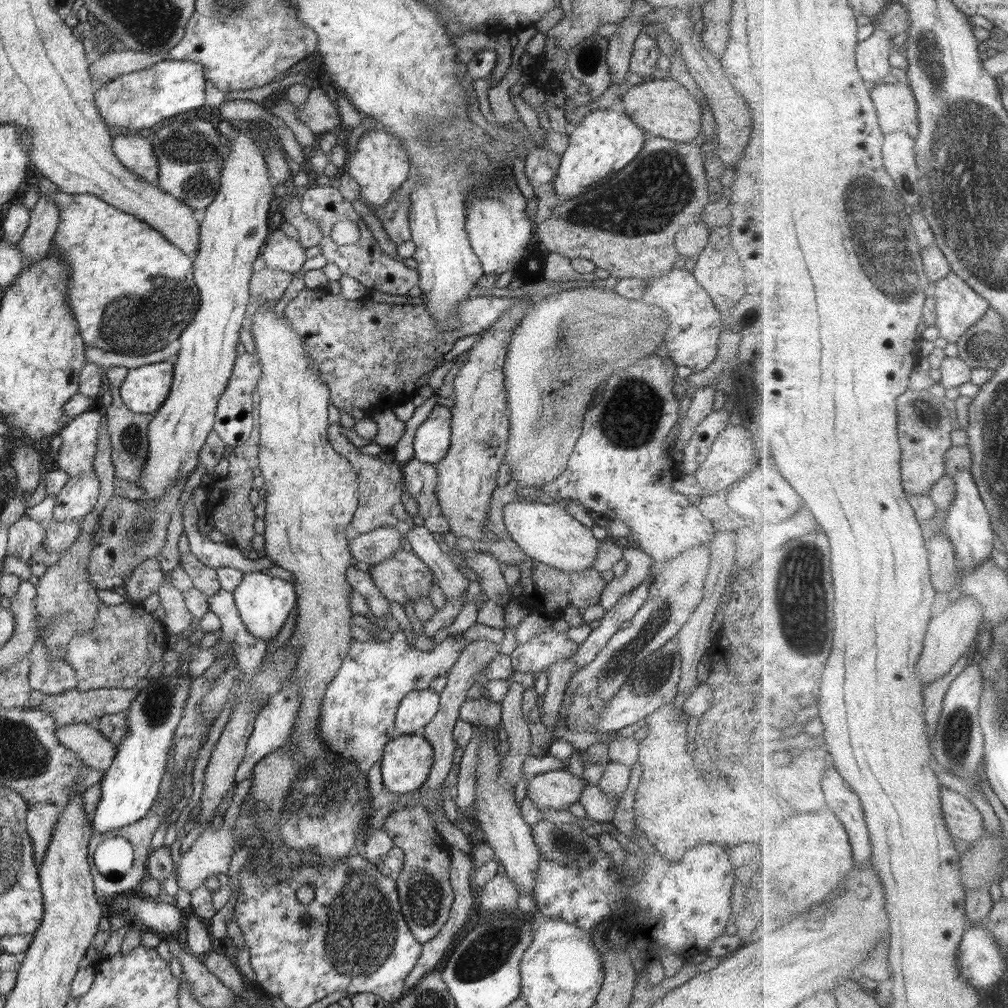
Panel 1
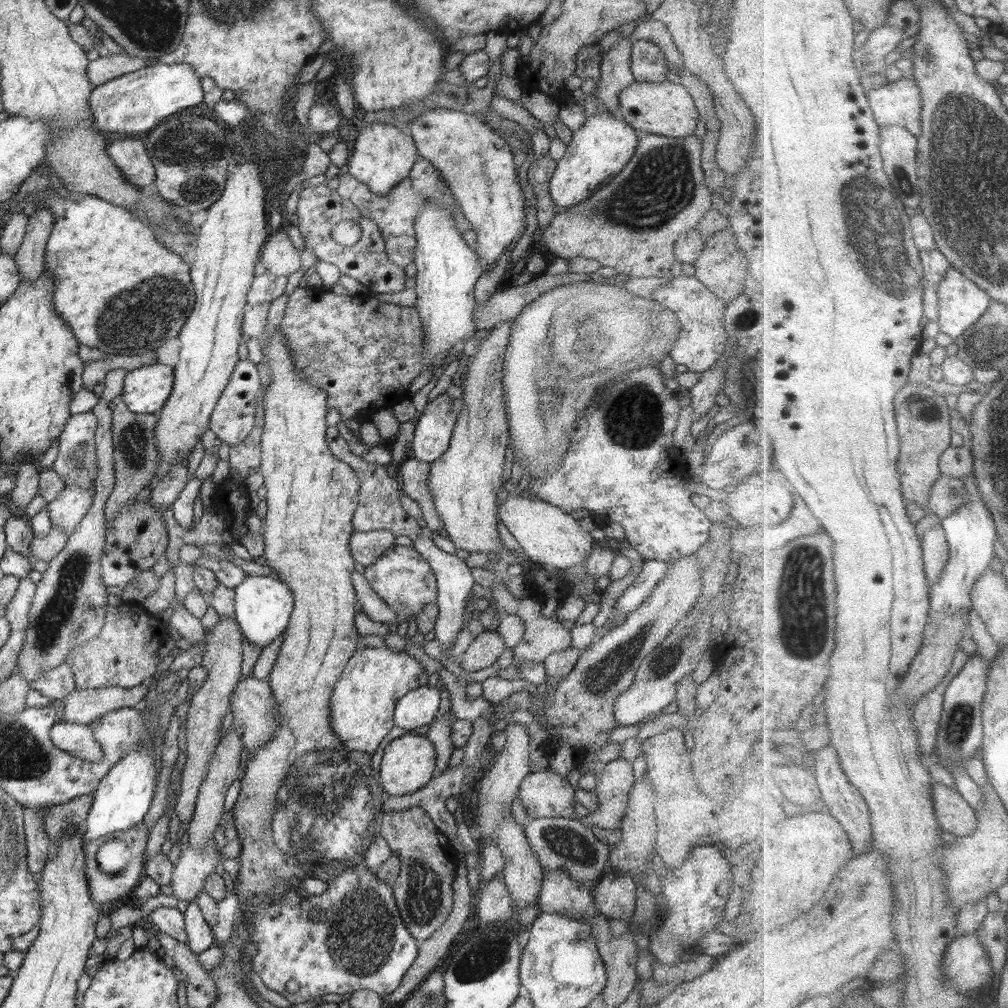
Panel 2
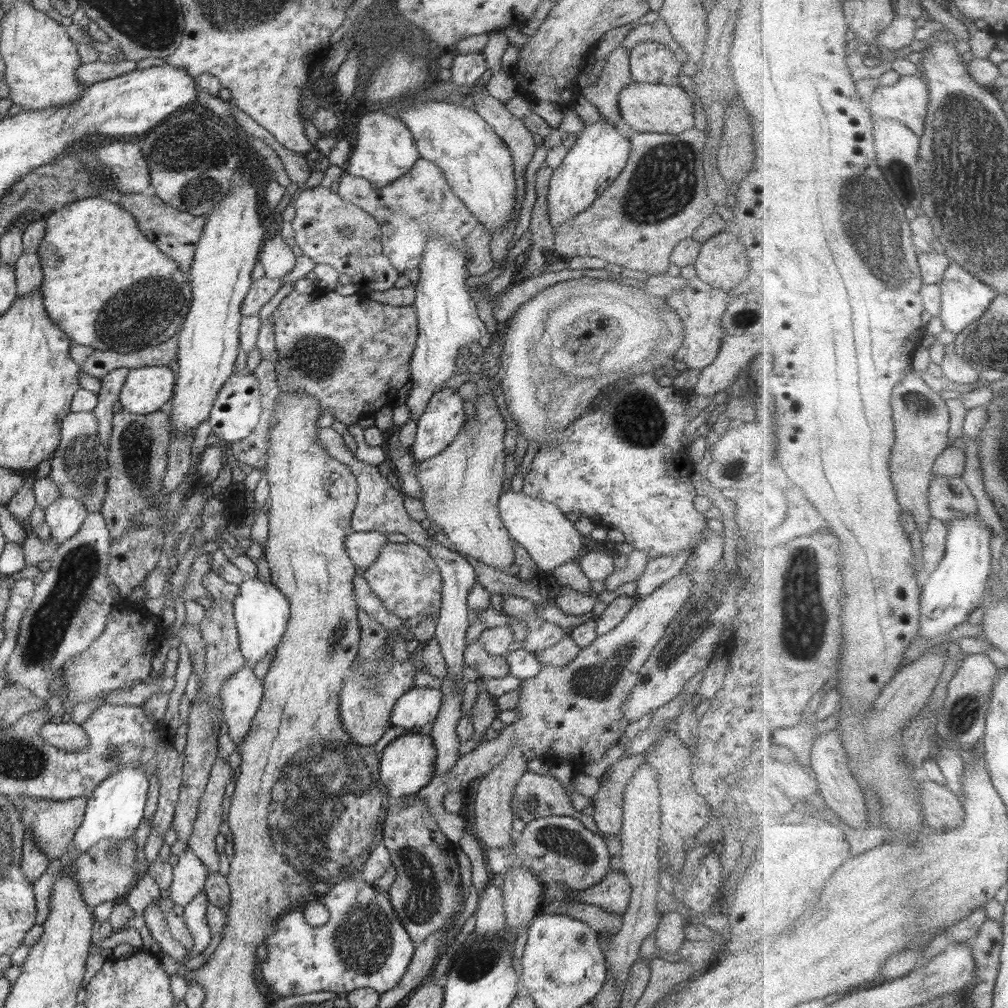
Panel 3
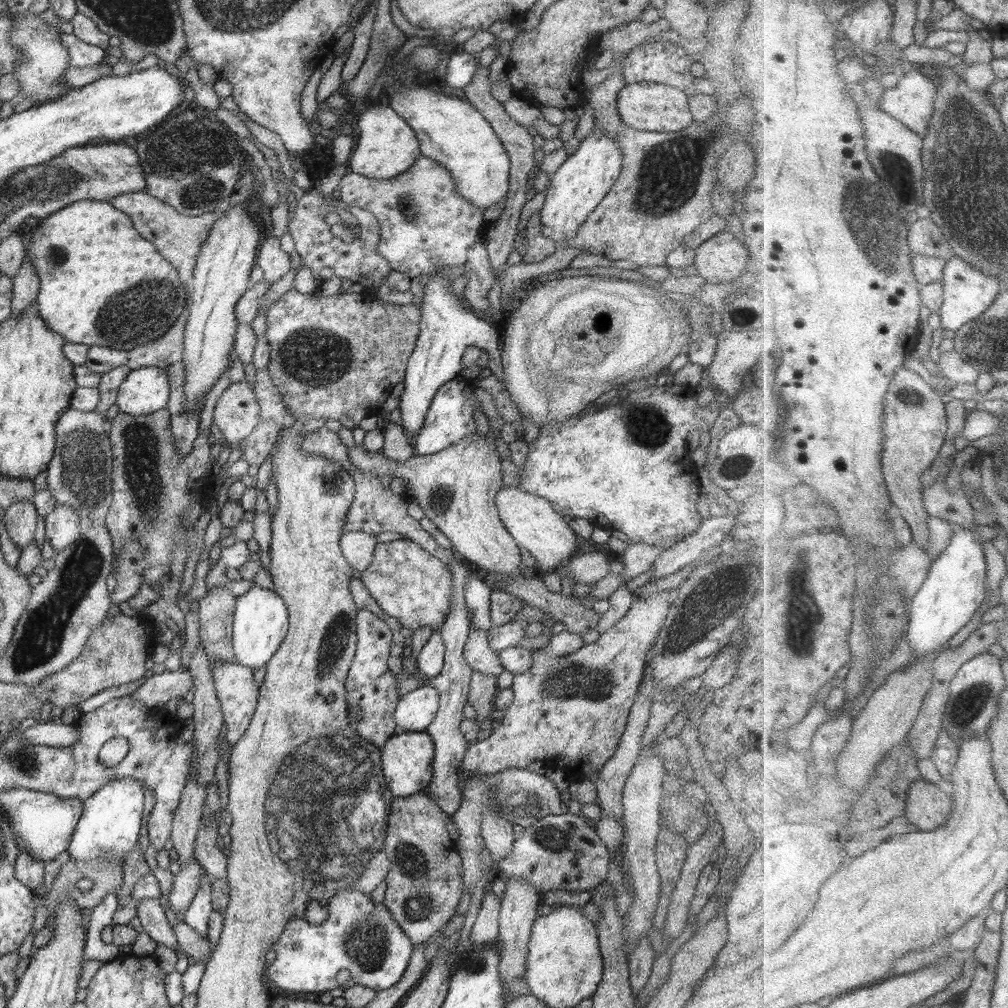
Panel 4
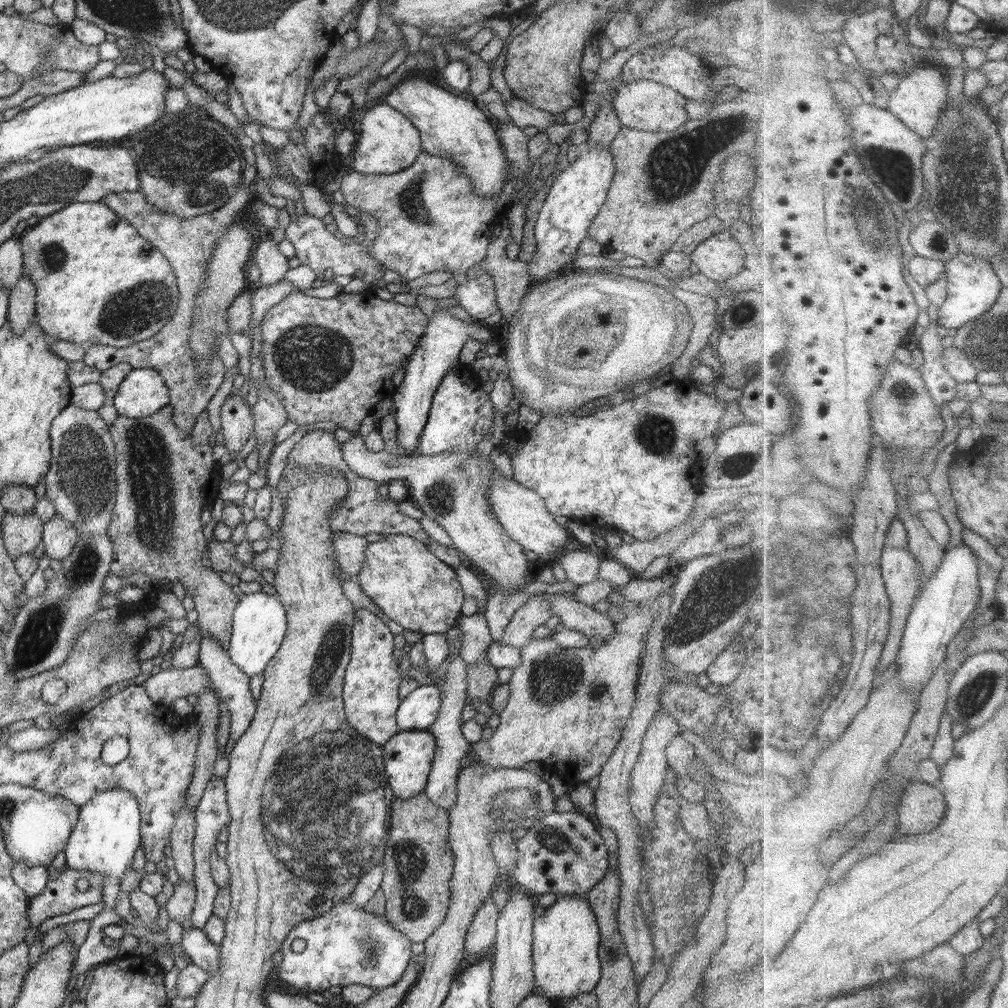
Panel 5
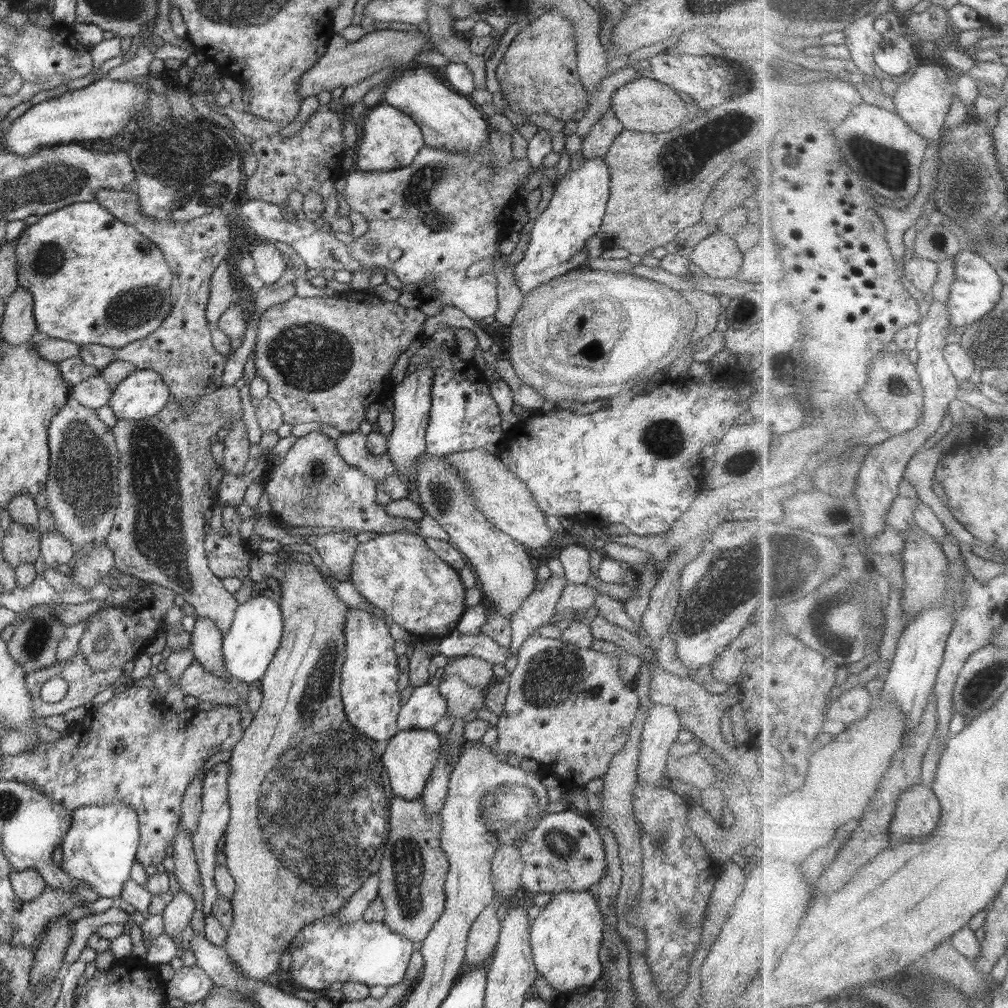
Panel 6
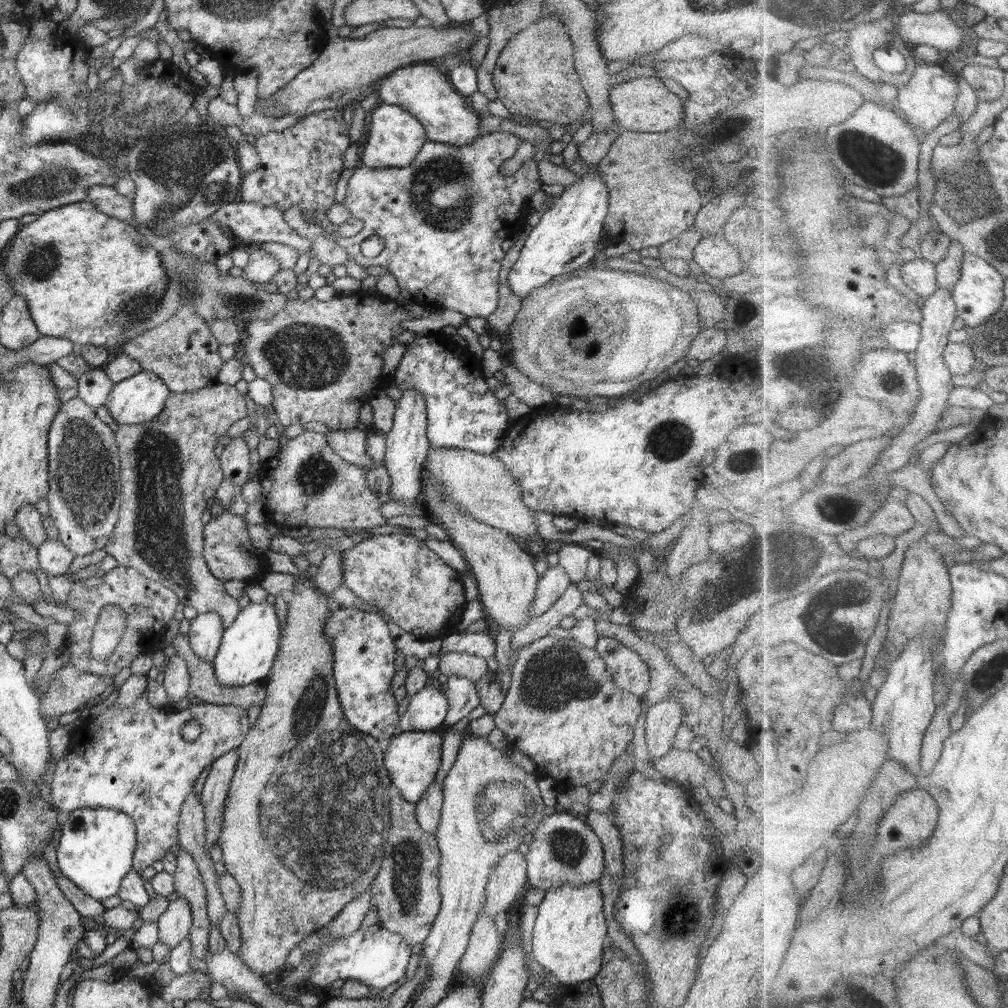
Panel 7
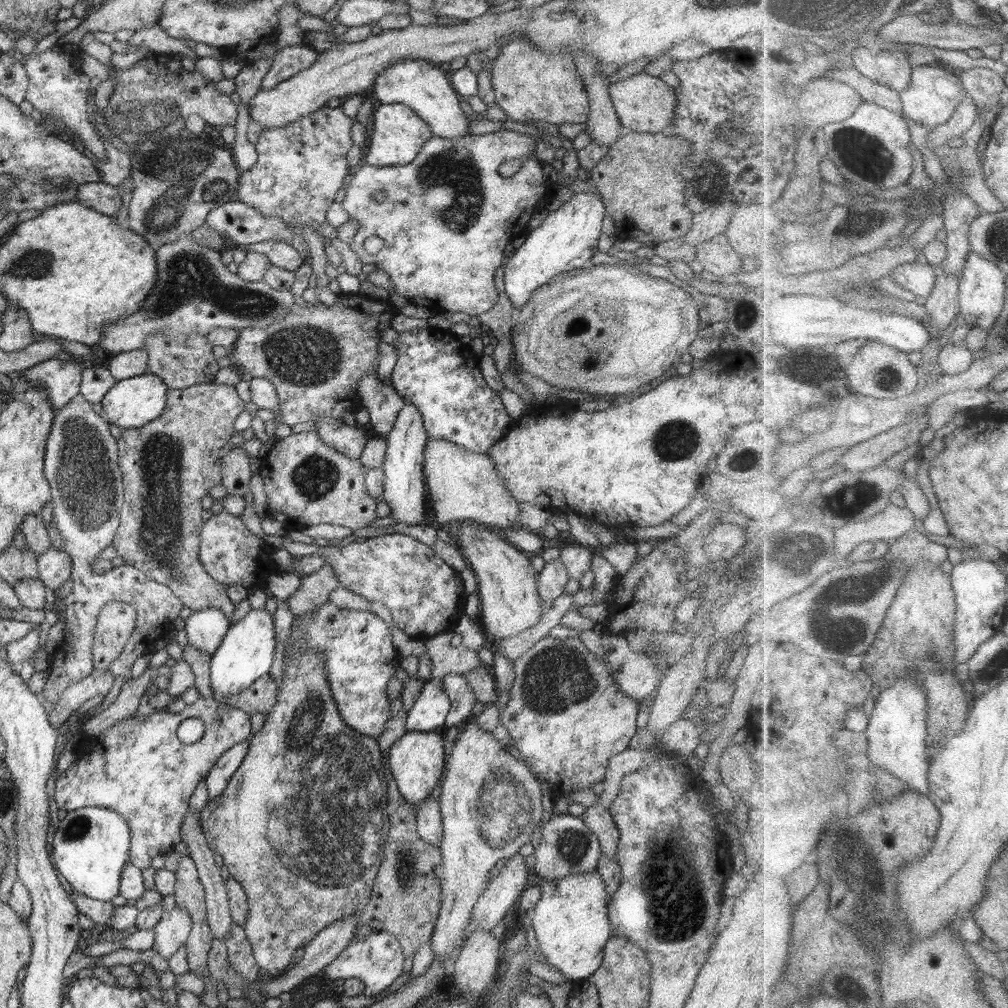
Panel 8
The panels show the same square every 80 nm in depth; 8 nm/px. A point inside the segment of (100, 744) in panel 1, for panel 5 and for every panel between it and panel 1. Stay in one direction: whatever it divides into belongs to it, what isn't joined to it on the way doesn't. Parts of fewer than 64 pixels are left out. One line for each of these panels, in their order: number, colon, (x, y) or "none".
2: (78, 739)
3: (71, 737)
4: (49, 734)
5: (30, 739)

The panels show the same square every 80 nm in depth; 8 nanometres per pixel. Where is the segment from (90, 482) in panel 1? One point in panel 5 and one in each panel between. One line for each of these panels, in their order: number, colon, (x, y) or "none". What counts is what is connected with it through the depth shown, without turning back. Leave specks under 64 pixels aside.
2: (67, 510)
3: (65, 515)
4: (63, 527)
5: (59, 537)

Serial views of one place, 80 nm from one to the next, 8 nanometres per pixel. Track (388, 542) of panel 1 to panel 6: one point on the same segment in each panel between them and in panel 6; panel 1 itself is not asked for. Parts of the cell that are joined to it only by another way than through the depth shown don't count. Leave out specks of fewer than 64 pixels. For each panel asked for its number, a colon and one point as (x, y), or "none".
2: (366, 547)
3: (363, 548)
4: (358, 547)
5: (348, 548)
6: (336, 549)

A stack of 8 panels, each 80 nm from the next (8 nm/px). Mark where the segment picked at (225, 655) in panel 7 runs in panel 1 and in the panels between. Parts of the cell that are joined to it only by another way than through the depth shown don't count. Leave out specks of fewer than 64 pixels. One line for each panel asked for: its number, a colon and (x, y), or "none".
1: (264, 602)
2: (263, 605)
3: (261, 611)
4: (261, 619)
5: (259, 624)
6: (248, 648)

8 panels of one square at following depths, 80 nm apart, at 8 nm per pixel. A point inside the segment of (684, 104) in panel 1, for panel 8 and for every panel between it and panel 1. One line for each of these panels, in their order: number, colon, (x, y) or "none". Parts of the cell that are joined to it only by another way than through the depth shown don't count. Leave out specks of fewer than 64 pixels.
2: (666, 108)
3: (660, 108)
4: (646, 106)
5: (645, 105)
6: (644, 105)
7: (644, 104)
8: (644, 103)

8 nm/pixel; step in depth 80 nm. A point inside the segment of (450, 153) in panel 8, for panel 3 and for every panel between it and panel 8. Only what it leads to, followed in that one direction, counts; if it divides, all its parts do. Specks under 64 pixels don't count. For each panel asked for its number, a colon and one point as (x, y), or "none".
3: (420, 203)
4: (426, 224)
5: (429, 219)
6: (445, 211)
7: (444, 217)

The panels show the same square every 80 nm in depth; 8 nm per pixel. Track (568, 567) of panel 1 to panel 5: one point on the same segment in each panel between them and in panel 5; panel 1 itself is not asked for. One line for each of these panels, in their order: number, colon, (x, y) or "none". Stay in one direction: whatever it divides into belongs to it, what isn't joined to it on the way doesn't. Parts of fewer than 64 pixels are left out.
2: (550, 537)
3: (548, 534)
4: (532, 520)
5: (522, 512)

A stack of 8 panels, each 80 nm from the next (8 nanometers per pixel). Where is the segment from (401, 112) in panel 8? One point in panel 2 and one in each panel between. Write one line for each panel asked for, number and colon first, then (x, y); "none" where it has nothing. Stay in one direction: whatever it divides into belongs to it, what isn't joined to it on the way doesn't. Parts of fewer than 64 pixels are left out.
2: (383, 155)
3: (385, 150)
4: (387, 146)
5: (388, 142)
6: (391, 139)
7: (395, 136)

